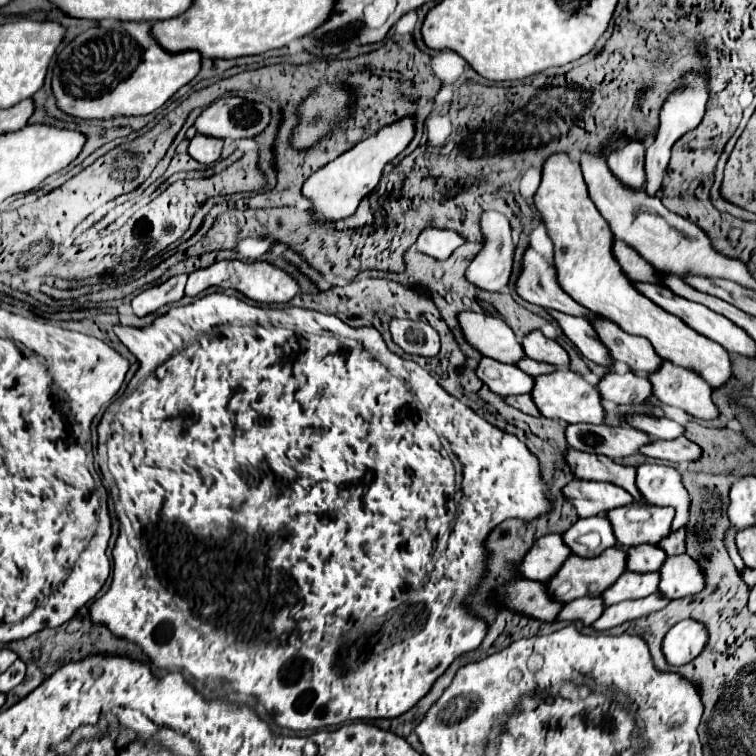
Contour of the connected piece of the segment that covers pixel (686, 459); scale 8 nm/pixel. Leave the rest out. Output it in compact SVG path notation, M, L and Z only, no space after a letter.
M681 436L675 440L655 440L643 446L641 454L667 460L667 462L675 462L675 464L689 464L689 462L699 460L703 456L703 450L695 442Z

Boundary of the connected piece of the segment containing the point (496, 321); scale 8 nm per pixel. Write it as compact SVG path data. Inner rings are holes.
M461 312L461 328L471 346L475 346L483 356L495 358L505 364L517 364L523 360L523 346L511 328L497 316Z

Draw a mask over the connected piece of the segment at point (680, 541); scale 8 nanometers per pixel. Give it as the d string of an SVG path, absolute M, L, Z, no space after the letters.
M679 528L679 530L675 530L669 538L665 538L659 546L661 546L669 556L683 554L683 552L685 552L685 536L687 536L685 528Z

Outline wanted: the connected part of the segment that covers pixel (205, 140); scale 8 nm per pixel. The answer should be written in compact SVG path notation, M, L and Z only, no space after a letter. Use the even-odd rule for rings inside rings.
M195 134L195 138L189 144L189 154L191 154L191 158L195 158L201 164L213 164L213 162L217 162L222 148L223 140L221 138Z

